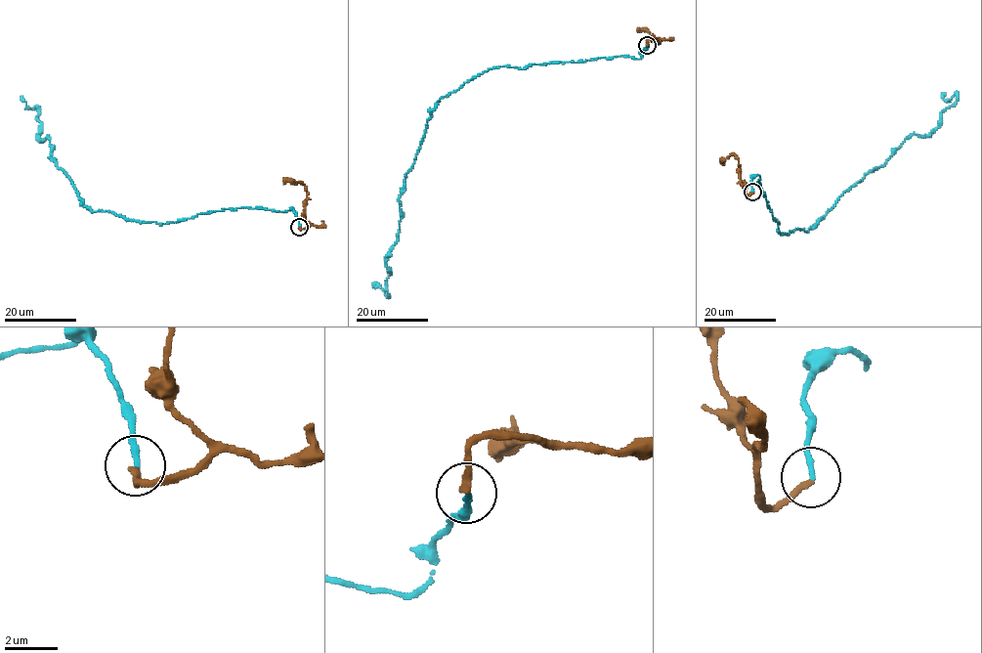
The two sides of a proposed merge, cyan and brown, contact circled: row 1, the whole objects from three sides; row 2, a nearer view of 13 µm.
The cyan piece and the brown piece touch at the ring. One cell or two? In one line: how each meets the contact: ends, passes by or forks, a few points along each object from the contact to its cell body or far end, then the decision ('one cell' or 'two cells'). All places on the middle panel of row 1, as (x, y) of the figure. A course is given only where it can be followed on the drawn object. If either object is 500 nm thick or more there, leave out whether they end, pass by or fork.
cyan ends there; brown ends there; cyan runs (647, 45), (640, 58), (486, 70), (442, 97), (399, 198), (399, 238), (385, 262), (388, 295), (372, 284); brown runs (647, 44), (649, 37), (658, 38), (653, 38), (659, 43), (647, 31), (636, 31); two cells

